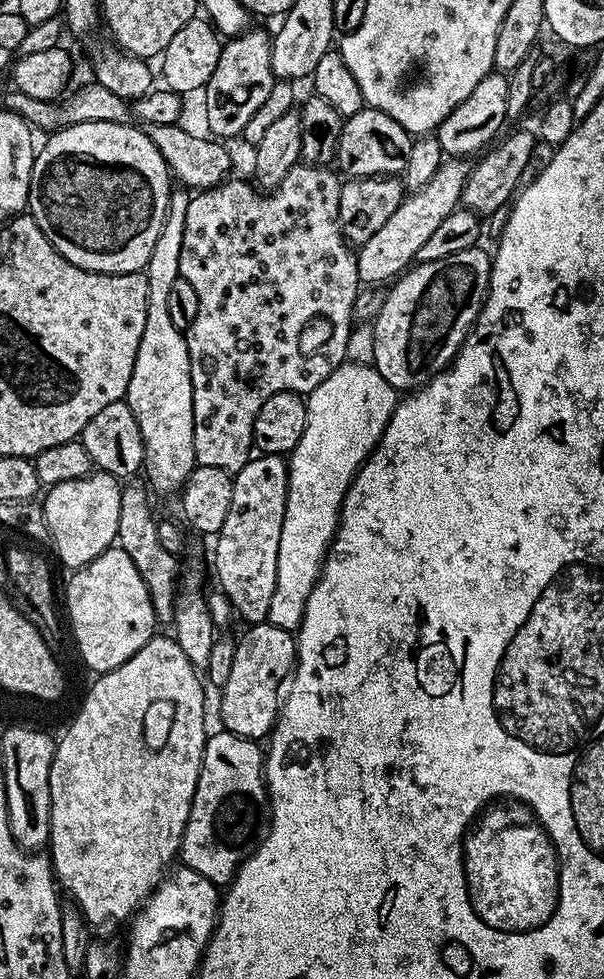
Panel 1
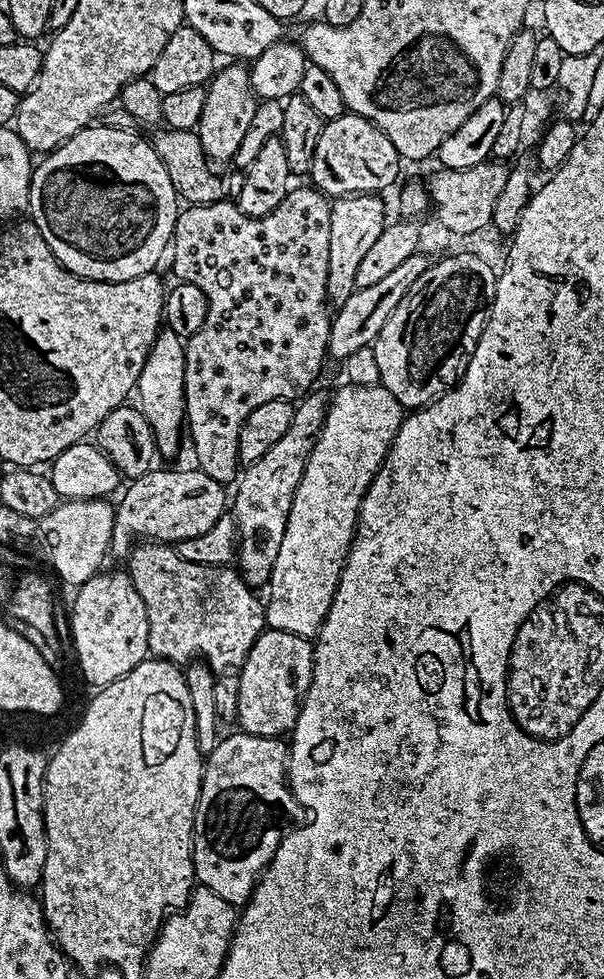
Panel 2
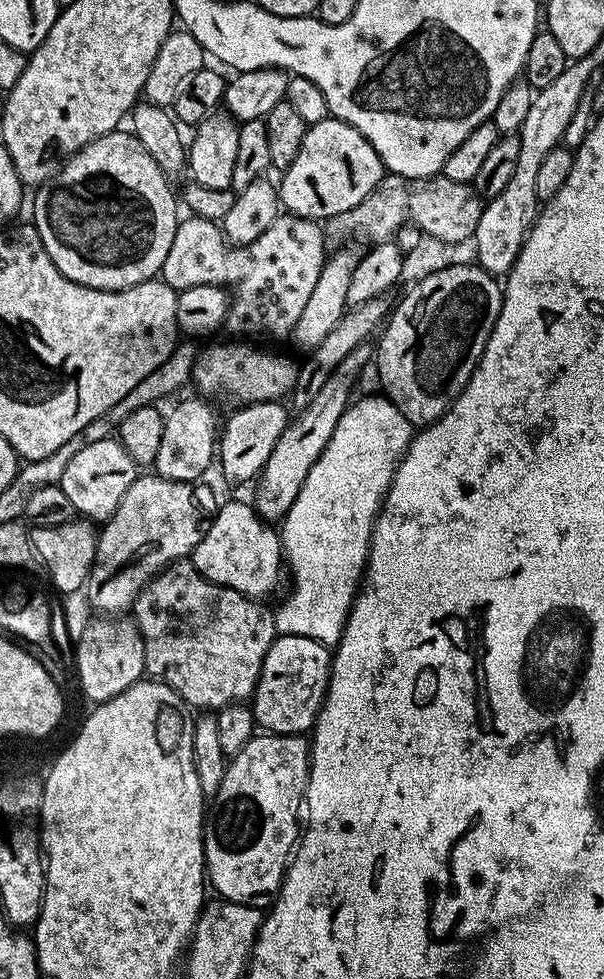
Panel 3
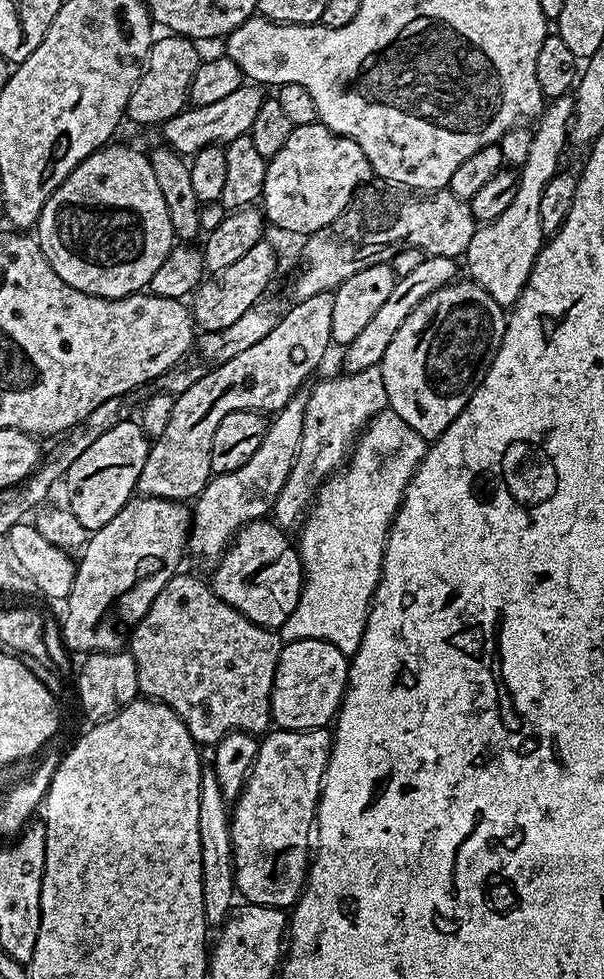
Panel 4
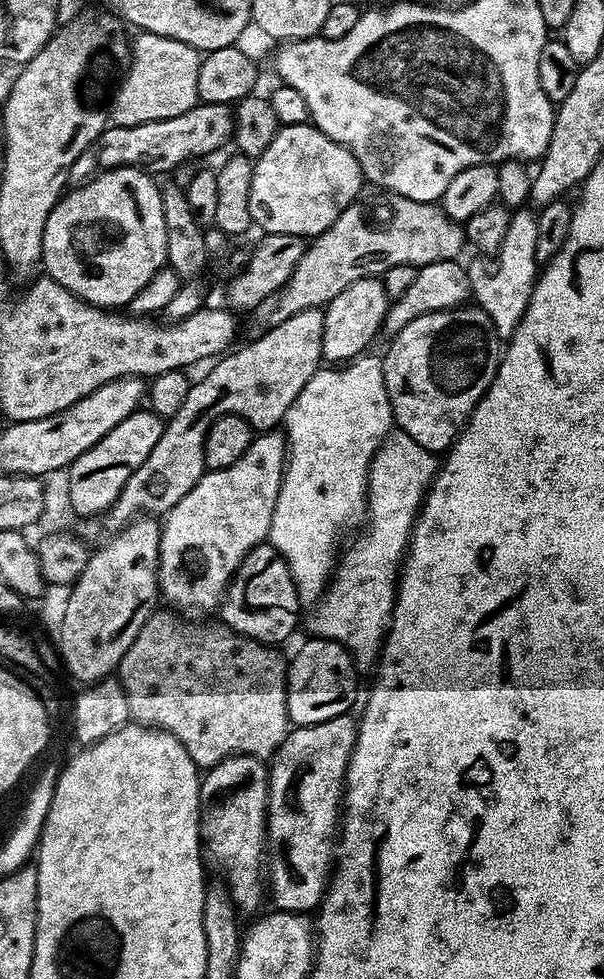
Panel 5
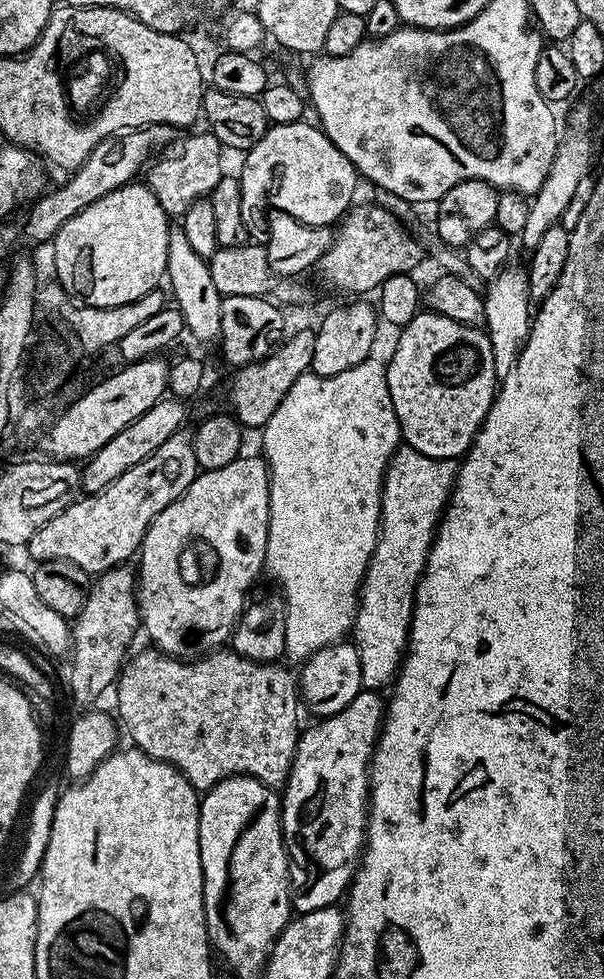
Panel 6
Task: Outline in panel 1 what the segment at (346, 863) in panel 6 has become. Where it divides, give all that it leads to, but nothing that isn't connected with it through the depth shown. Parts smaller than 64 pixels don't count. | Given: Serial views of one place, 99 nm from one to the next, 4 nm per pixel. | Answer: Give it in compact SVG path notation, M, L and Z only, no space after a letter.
M217 730L205 739L198 786L178 853L183 867L210 878L214 885L231 884L240 863L268 836L270 801L264 779L265 763L261 745L245 736Z

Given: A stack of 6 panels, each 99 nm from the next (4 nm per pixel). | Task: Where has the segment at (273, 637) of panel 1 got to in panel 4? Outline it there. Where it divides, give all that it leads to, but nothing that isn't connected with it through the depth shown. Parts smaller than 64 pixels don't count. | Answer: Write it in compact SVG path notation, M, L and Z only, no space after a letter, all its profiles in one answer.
M290 640L285 643L278 658L278 670L274 670L274 686L270 694L270 710L272 724L286 732L305 732L311 728L328 728L340 711L340 702L348 688L349 657L338 650L338 646L330 646L330 642L321 640Z

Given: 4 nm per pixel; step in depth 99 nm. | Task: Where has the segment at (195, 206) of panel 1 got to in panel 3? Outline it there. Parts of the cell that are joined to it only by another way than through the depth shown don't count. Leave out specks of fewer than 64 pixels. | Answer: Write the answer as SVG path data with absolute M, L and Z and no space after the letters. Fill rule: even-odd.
M282 214L272 223L270 230L262 234L262 238L254 238L252 244L237 246L225 240L221 225L217 221L194 215L189 215L187 219L181 219L177 223L174 242L170 246L170 254L166 254L166 262L160 268L159 279L165 280L170 287L177 290L203 284L219 284L231 290L234 299L229 305L229 316L224 324L236 336L254 340L274 340L284 338L287 334L289 337L296 327L298 318L302 318L302 310L306 310L306 302L322 274L326 261L324 232L316 225L317 221ZM244 340L216 342L199 351L192 371L192 382L205 392L201 392L205 397L226 396L234 404L256 404L258 401L287 397L295 389L297 371L297 361L282 354L265 352L258 344Z

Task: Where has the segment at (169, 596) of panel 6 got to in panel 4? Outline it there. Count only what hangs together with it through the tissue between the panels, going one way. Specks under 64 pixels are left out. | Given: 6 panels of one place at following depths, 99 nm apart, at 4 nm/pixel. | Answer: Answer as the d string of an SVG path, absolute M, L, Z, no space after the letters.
M307 387L297 390L294 398L286 402L284 409L268 420L266 438L262 438L262 446L254 450L254 455L242 462L238 470L213 475L199 496L195 497L186 545L191 555L193 552L196 556L219 557L240 529L245 528L251 520L263 520L271 513L274 502L282 486L286 486L286 478L290 478L290 470L300 455L302 426L309 393Z

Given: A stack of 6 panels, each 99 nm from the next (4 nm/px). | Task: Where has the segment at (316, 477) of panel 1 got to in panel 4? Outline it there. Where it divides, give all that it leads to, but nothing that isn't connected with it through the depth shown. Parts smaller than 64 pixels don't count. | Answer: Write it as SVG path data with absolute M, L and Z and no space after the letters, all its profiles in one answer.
M390 410L379 412L360 433L340 471L321 483L298 528L298 564L304 567L302 587L298 606L294 606L294 614L290 614L290 618L286 618L286 622L278 629L281 640L321 640L330 642L330 646L338 646L344 656L350 658L355 654L362 642L372 596L380 581L388 531L392 528L396 511L400 509L406 486L412 481L412 475L428 452L428 446L429 441L424 440L418 430L406 426L398 414Z

